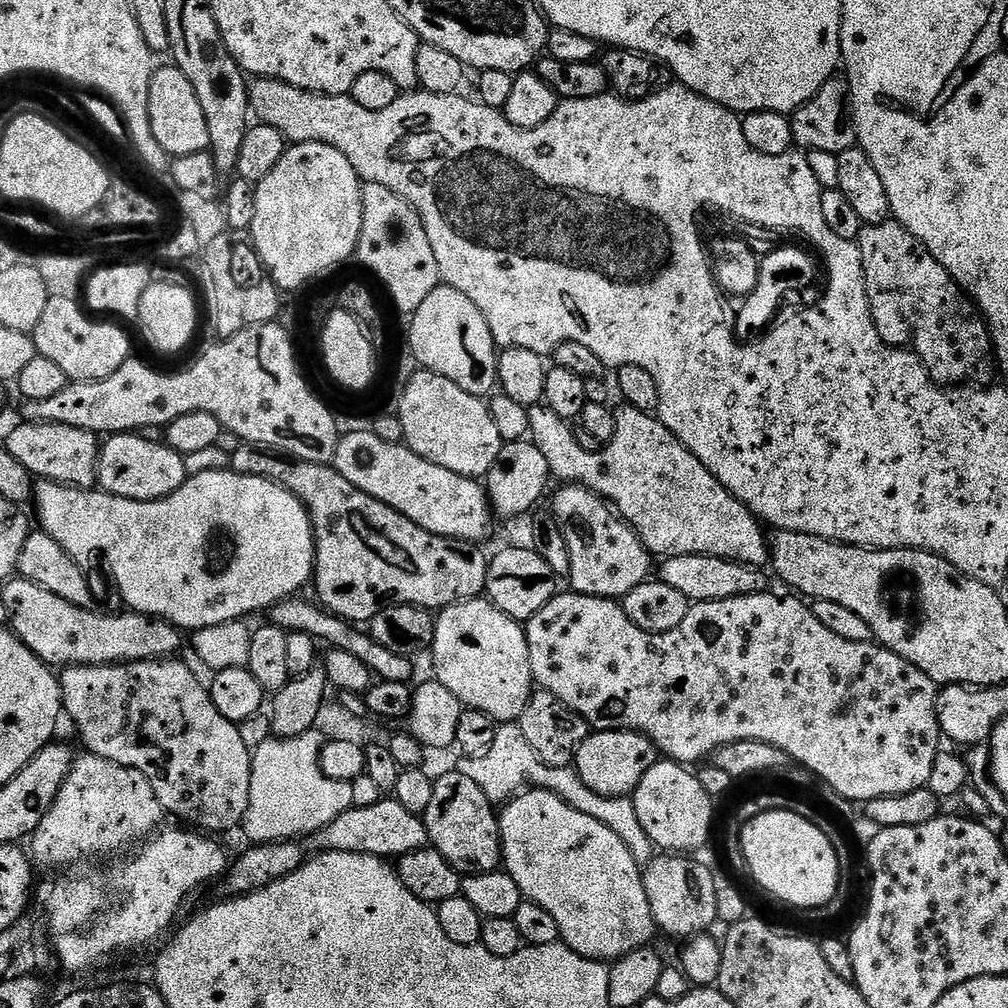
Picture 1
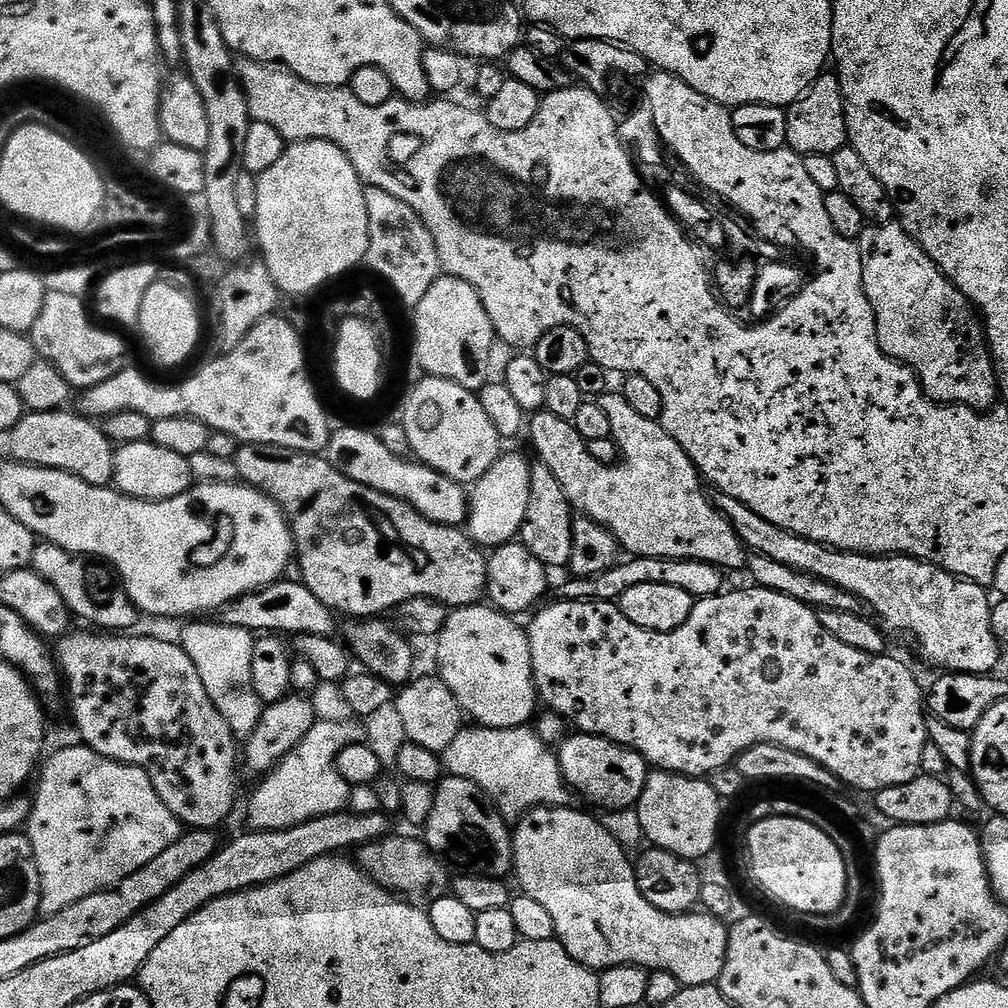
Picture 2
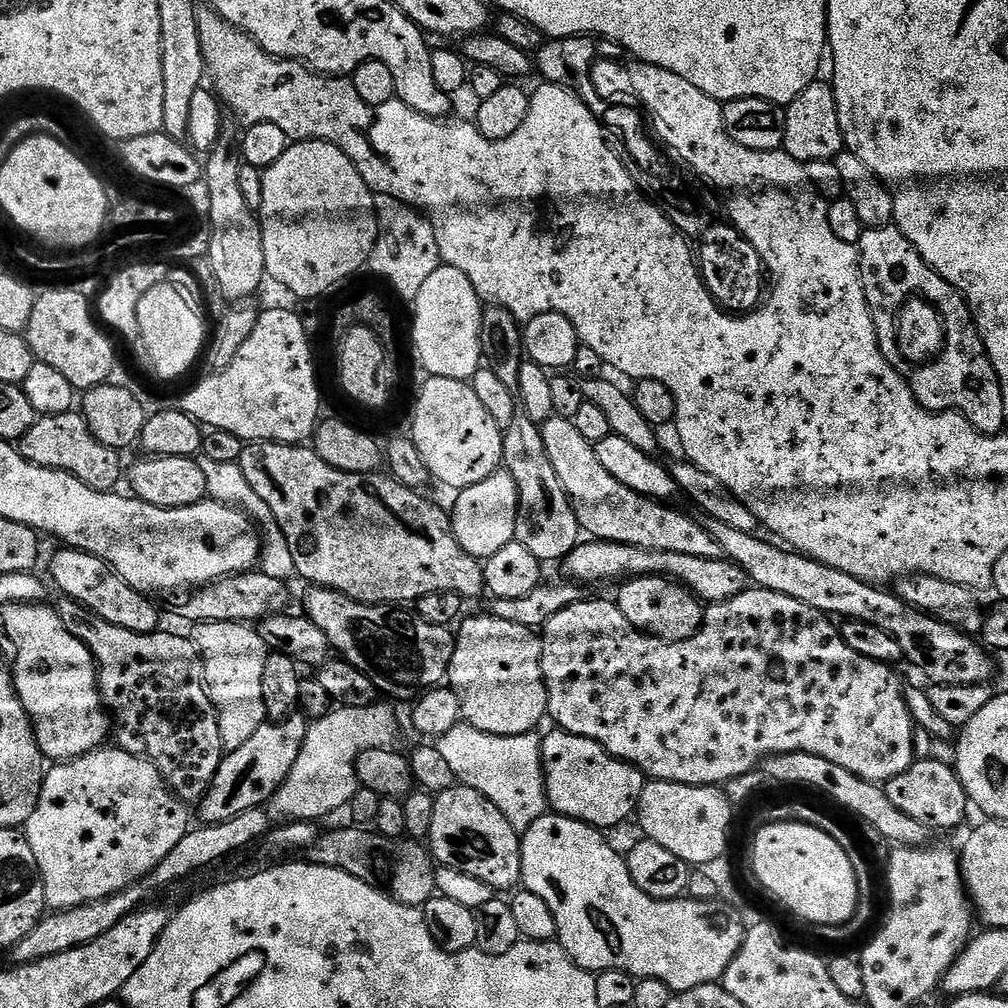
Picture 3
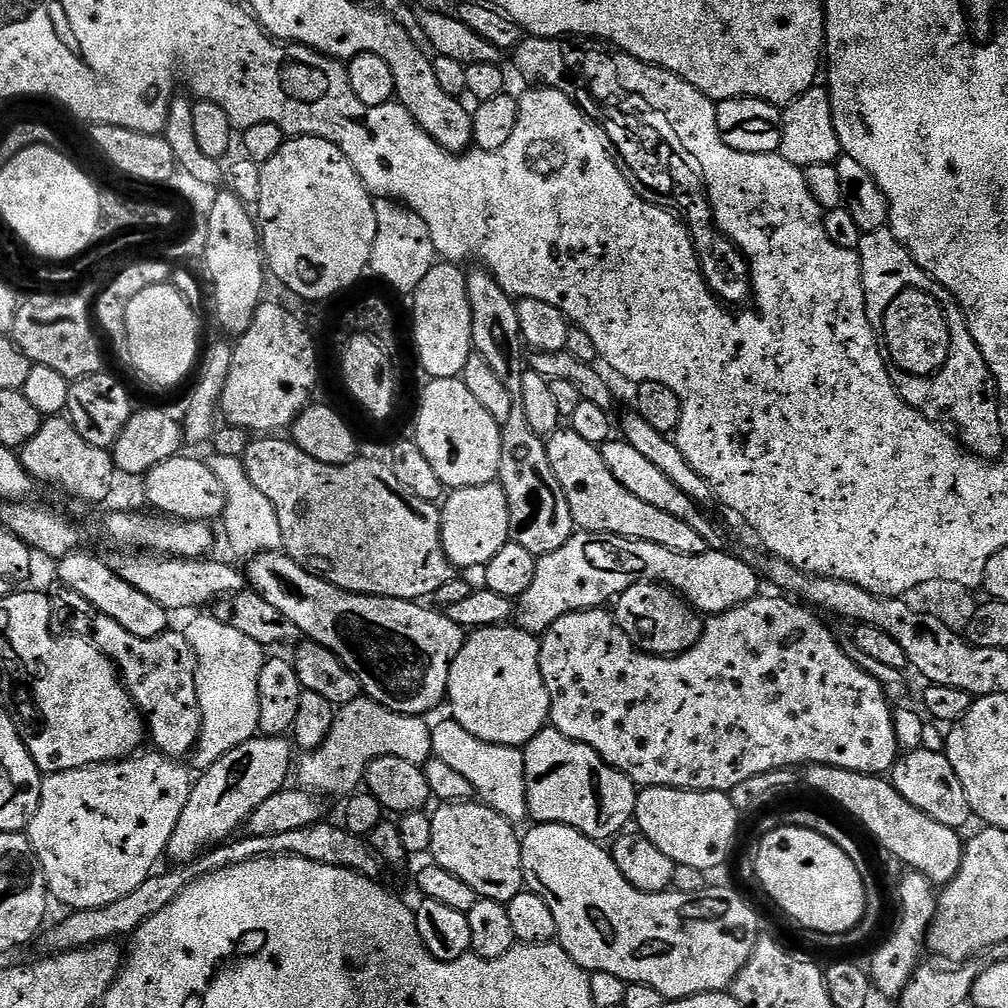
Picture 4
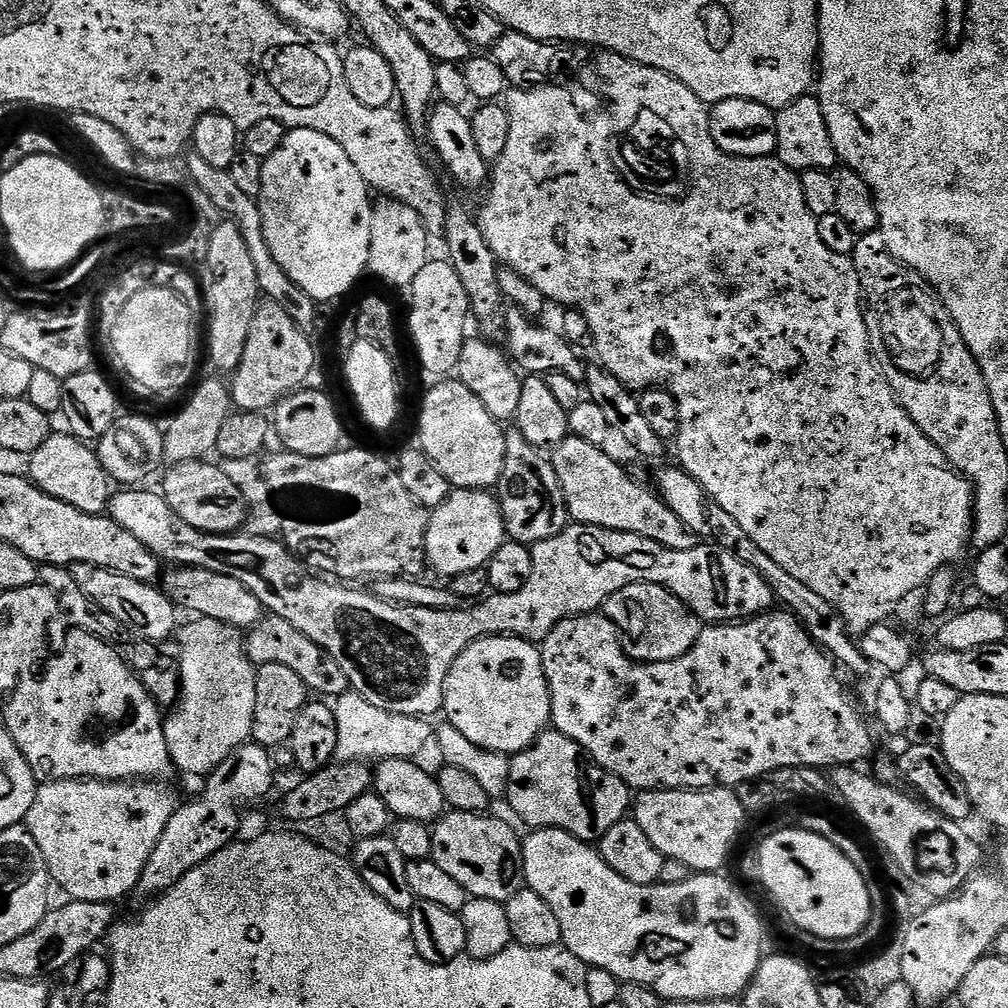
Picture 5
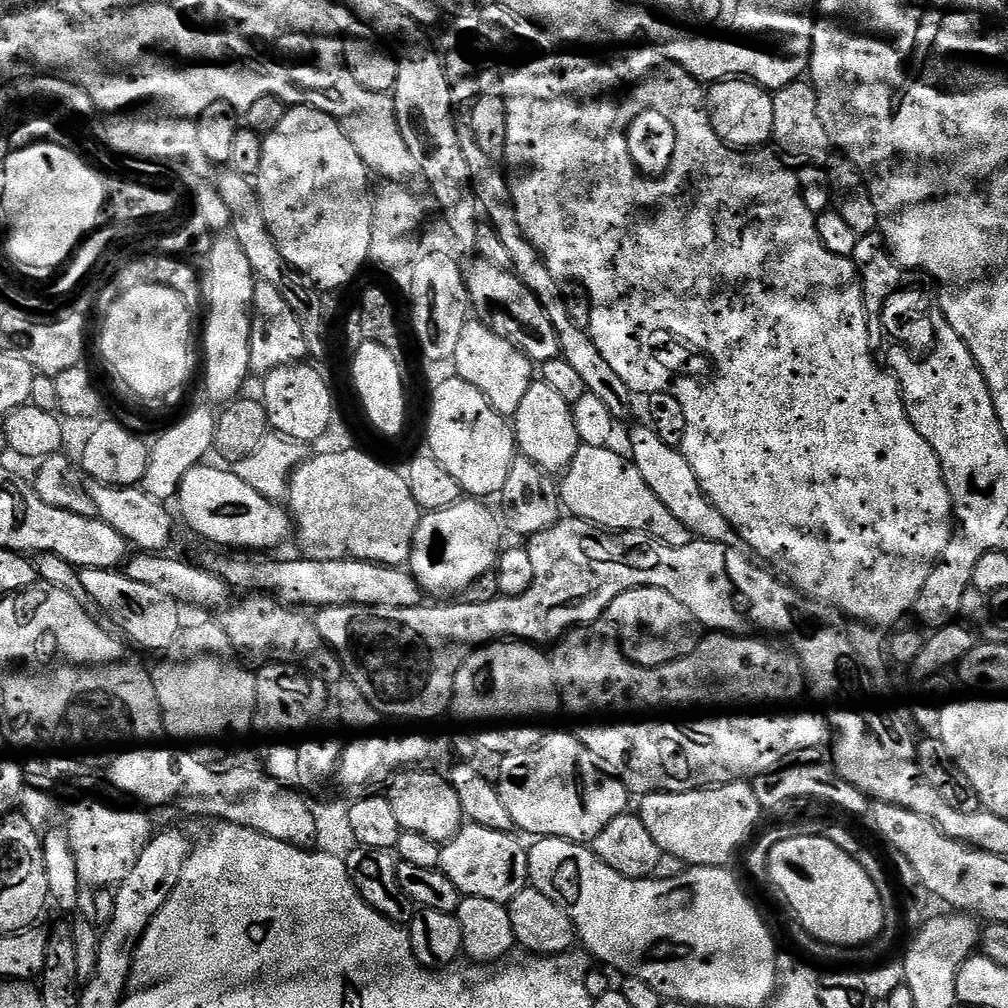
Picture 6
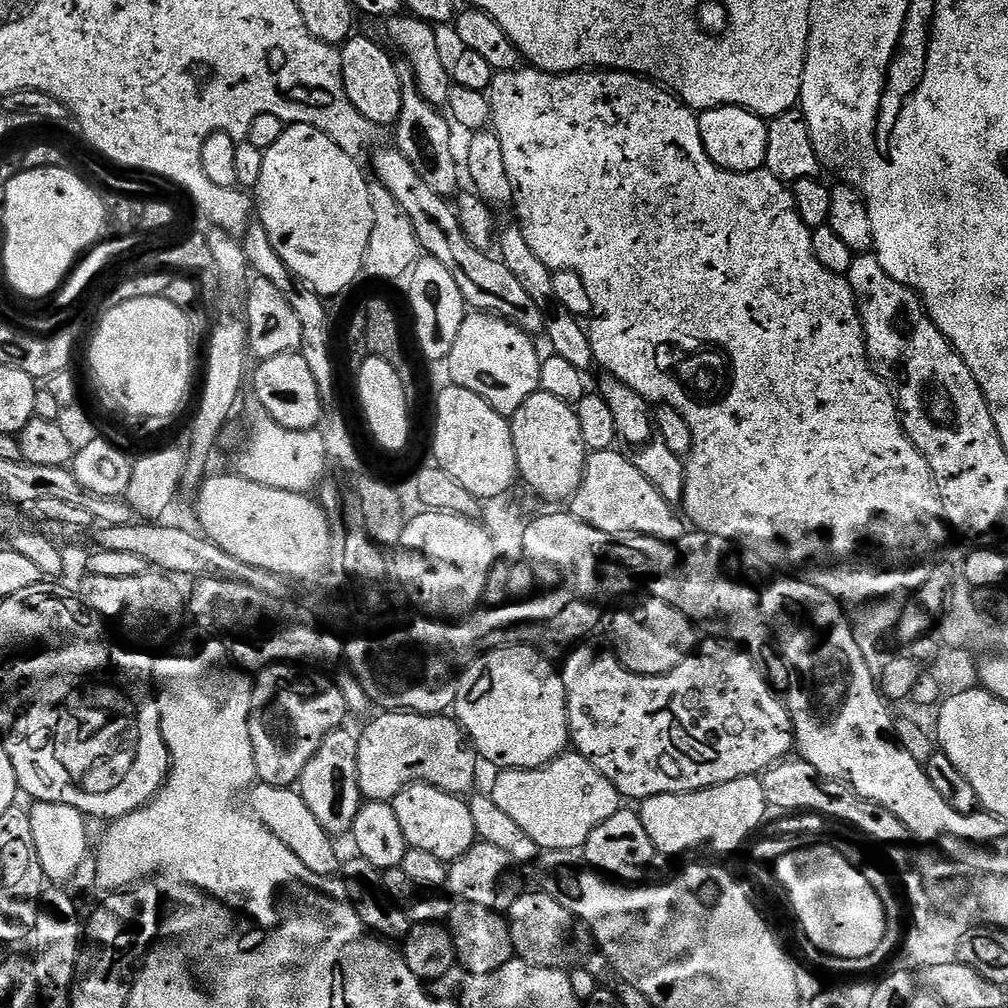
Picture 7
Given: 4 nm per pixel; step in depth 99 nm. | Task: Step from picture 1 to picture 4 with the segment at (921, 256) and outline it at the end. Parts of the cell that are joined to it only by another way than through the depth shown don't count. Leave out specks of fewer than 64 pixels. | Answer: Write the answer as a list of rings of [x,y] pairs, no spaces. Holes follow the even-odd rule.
[[[885,226],[863,233],[858,251],[866,314],[870,318],[871,327],[880,320],[888,320],[886,314],[890,312],[894,302],[910,292],[926,296],[928,290],[950,306],[948,310],[954,322],[948,322],[948,328],[954,332],[954,336],[948,338],[956,340],[950,340],[950,350],[946,352],[942,366],[934,369],[931,374],[921,376],[913,376],[910,372],[892,372],[892,381],[900,397],[927,420],[951,426],[961,445],[972,455],[984,460],[1000,459],[1006,452],[1006,437],[1002,434],[1000,425],[1001,403],[996,391],[996,380],[992,377],[990,366],[986,366],[986,358],[982,358],[982,350],[970,334],[968,322],[956,299],[938,281],[921,270],[904,244],[892,233],[891,227]]]

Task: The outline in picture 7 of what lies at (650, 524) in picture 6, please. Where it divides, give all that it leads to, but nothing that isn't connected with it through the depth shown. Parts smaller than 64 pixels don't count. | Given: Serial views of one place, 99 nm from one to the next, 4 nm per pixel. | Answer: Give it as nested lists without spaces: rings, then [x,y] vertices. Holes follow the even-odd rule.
[[[619,450],[587,453],[584,477],[570,501],[570,512],[582,522],[615,536],[635,534],[679,538],[686,532],[681,513],[668,504],[654,486],[650,486],[646,474],[642,474],[642,470],[638,470],[638,466],[629,462]]]

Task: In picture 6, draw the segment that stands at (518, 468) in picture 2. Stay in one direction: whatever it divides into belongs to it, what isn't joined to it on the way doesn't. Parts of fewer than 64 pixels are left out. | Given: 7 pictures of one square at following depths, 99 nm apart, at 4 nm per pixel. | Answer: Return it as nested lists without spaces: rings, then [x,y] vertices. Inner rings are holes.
[[[461,498],[454,506],[421,515],[407,567],[429,597],[459,597],[476,579],[495,569],[502,551],[502,524],[484,504],[476,498]]]

